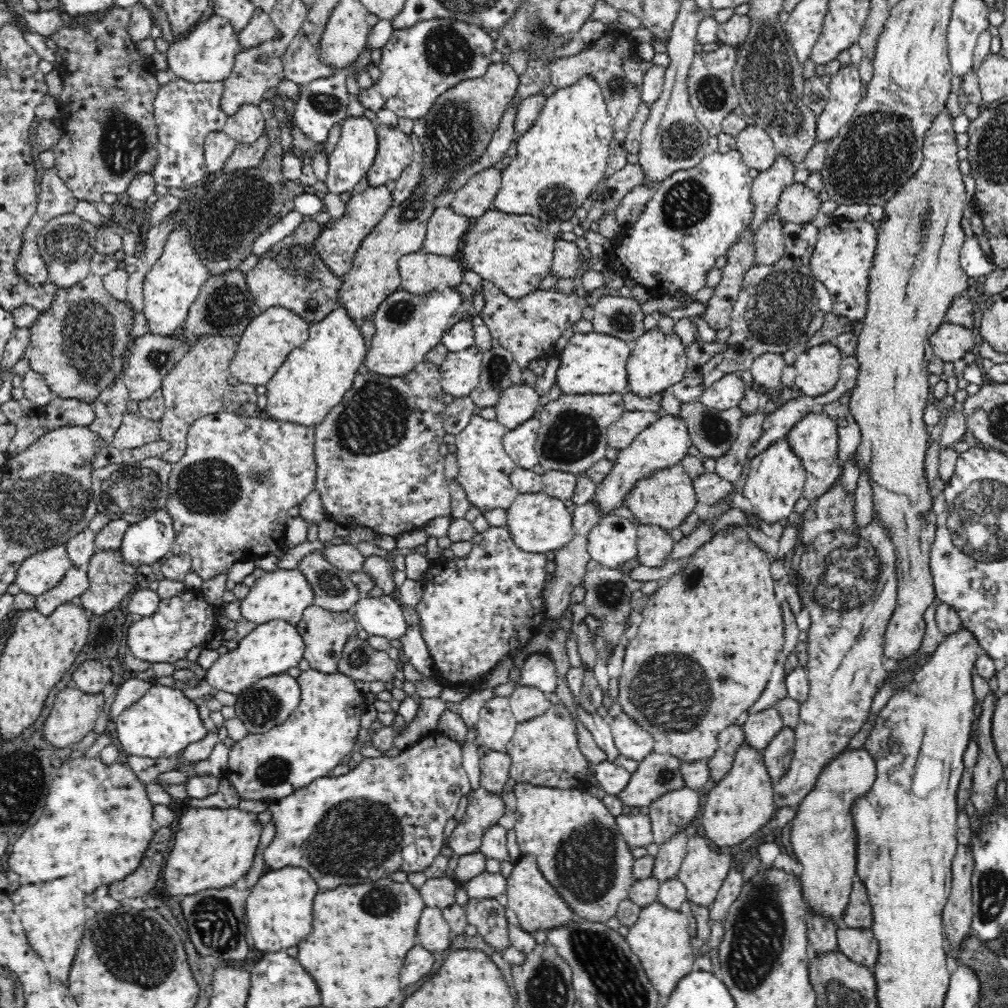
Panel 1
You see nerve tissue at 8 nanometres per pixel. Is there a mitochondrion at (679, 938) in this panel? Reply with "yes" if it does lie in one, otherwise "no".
no

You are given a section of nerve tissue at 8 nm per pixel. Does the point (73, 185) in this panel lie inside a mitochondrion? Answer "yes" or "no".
no

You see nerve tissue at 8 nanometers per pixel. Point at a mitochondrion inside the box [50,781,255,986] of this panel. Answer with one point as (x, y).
(221, 928)

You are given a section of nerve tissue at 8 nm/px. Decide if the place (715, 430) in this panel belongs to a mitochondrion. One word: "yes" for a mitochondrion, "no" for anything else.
yes

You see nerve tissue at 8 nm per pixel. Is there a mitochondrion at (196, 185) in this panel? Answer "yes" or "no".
no

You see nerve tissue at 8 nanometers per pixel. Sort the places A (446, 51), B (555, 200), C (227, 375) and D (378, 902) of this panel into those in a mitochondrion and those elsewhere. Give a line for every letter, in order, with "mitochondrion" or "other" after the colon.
A: mitochondrion
B: mitochondrion
C: other
D: mitochondrion

